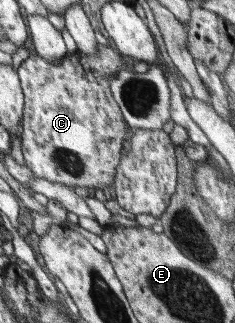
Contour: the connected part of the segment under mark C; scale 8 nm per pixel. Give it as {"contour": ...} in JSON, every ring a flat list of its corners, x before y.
{"contour":[[99,45,98,49,99,54,96,55,77,50,68,52,59,62,51,62,36,53,28,56,17,69,26,96,21,147,27,167,37,177,73,186,80,191,114,187,124,141,130,141,135,134,123,116,111,86,111,75,126,69,124,55,116,47,112,49,107,45]]}

